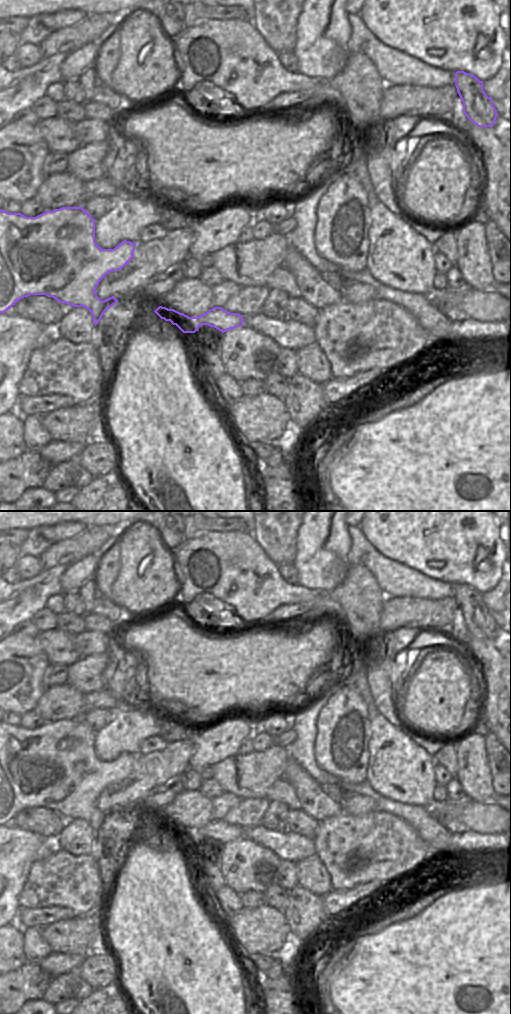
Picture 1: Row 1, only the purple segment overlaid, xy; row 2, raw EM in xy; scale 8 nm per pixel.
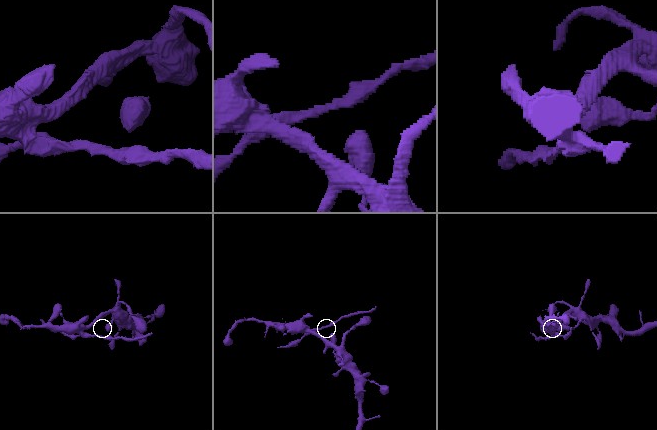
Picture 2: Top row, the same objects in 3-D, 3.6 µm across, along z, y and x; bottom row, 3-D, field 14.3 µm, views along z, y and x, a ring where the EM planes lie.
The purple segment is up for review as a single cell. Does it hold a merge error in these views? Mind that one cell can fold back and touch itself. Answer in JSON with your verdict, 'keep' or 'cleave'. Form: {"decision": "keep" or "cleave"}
{"decision": "cleave"}

